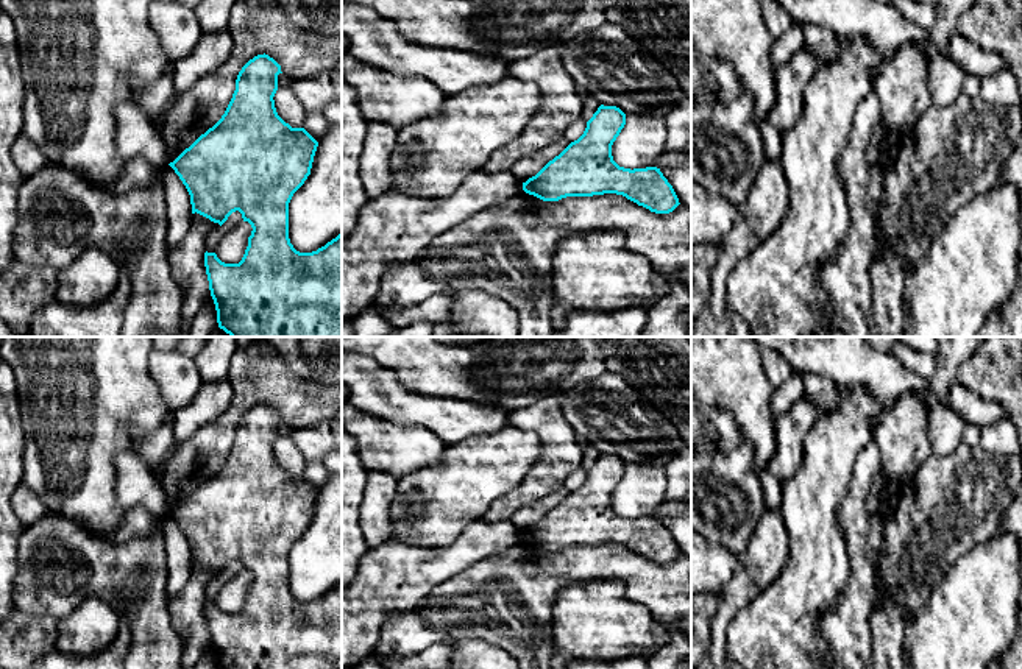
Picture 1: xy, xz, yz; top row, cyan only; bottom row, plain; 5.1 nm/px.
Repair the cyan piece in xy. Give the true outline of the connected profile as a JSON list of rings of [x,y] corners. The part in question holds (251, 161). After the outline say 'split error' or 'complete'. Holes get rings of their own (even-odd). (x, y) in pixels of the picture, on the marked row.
[[[268,55],[250,59],[237,75],[236,90],[222,119],[169,165],[190,195],[192,214],[220,226],[239,211],[253,228],[239,264],[225,264],[204,253],[204,267],[218,327],[231,337],[342,337],[342,232],[312,253],[300,253],[289,239],[289,203],[311,175],[318,142],[304,129],[292,128],[276,112],[275,94],[281,65]]]; complete

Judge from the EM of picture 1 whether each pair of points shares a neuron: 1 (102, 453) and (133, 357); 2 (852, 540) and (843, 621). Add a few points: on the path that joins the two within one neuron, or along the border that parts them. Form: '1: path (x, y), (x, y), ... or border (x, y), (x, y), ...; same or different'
1: path (102, 429), (102, 389), (110, 381); same
2: path (858, 560), (858, 596), (855, 601); same

